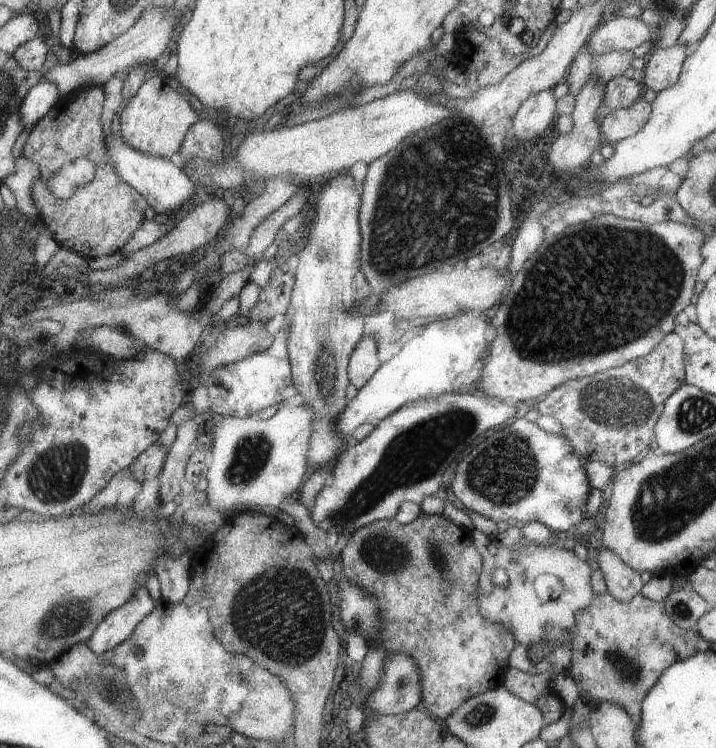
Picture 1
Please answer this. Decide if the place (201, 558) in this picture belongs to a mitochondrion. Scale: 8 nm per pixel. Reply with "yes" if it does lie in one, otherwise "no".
no

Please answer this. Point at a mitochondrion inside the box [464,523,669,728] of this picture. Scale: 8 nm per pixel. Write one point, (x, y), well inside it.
(628, 671)

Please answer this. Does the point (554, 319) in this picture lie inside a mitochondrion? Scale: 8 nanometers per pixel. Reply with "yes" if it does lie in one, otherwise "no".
yes

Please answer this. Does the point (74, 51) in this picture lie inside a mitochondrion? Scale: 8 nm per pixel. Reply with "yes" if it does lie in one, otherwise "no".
no

